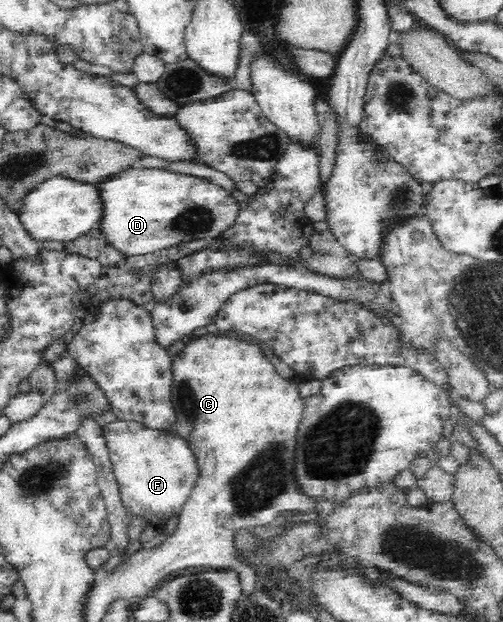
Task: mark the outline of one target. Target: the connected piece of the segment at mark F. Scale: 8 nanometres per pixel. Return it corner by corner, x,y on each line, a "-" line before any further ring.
117,420
110,424
103,424
104,435
106,435
107,446
110,450
110,459
114,467
114,474
120,483
120,494
122,501
128,507
131,515
140,514
151,519
150,526
154,524
161,527
170,518
181,514
183,504
187,501
191,490
200,476
200,465
195,451
187,438
168,430
154,430
148,427
136,425
135,423

